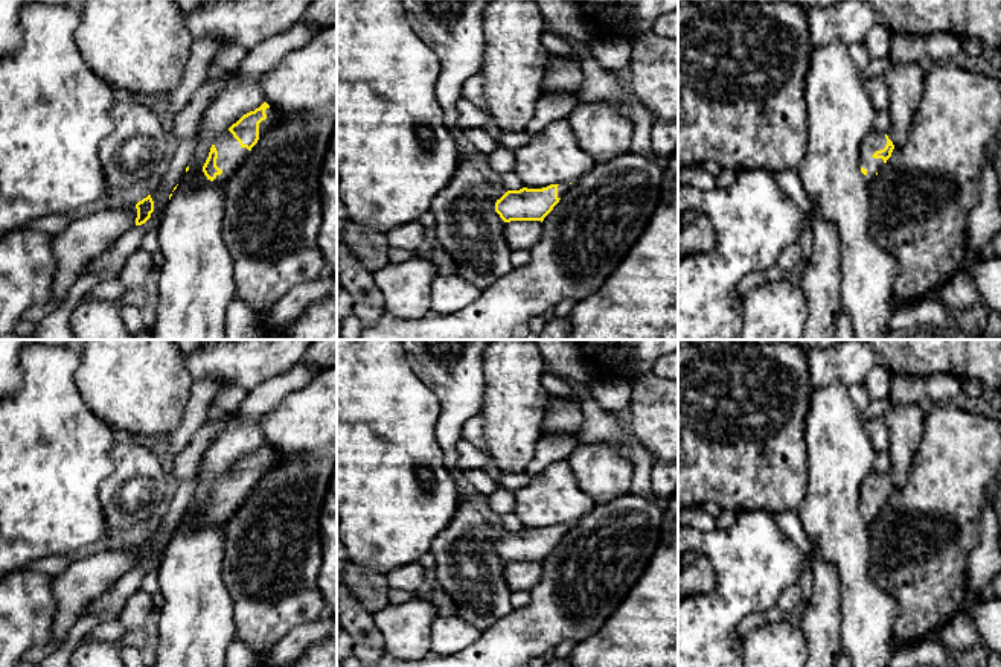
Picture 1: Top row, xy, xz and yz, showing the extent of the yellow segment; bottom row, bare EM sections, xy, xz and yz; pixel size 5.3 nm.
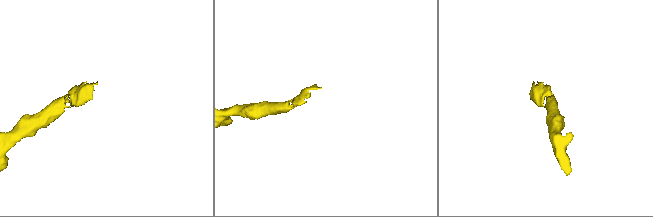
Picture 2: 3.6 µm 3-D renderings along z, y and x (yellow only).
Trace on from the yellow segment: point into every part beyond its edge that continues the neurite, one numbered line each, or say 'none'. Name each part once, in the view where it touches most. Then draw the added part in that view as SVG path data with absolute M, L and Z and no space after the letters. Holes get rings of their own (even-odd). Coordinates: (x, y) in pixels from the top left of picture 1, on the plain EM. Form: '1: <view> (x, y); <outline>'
1: yz (873, 481); M871 471L862 486L861 486L861 501L859 501L859 507L864 509L867 512L867 515L864 516L864 519L870 524L876 519L876 515L882 510L884 507L884 501L882 499L873 499L871 496L876 492L884 490L887 486L887 480L885 475L876 474L875 471Z

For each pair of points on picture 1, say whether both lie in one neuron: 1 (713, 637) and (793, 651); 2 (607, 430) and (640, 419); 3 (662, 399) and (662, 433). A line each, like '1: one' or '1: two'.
1: two
2: two
3: one

